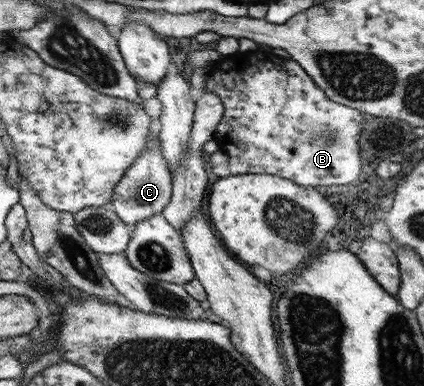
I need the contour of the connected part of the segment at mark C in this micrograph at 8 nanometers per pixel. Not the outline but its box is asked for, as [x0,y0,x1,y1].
[110,133,173,227]

